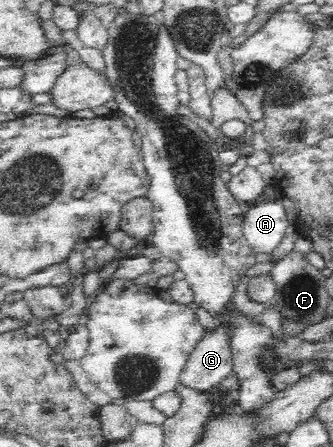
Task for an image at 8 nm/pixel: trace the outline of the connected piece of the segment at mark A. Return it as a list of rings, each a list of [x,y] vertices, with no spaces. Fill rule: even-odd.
[[[265,199],[245,210],[242,233],[251,250],[271,254],[287,235],[289,217],[275,200]]]

